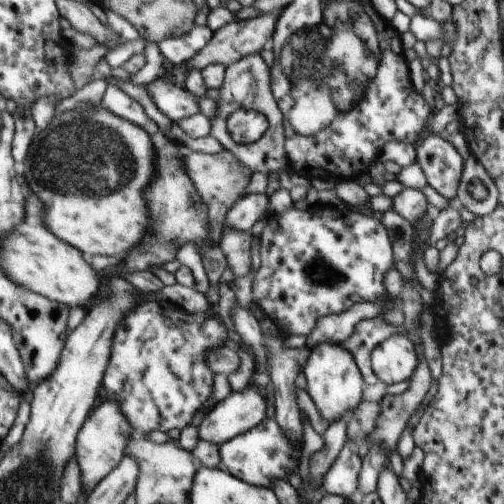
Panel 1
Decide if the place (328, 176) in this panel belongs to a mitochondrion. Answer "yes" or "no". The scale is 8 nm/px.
no

